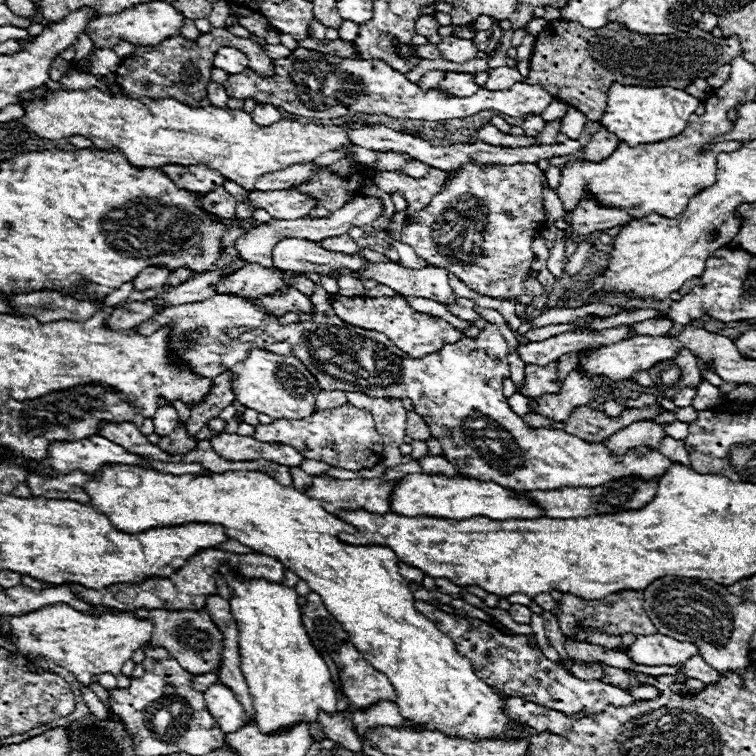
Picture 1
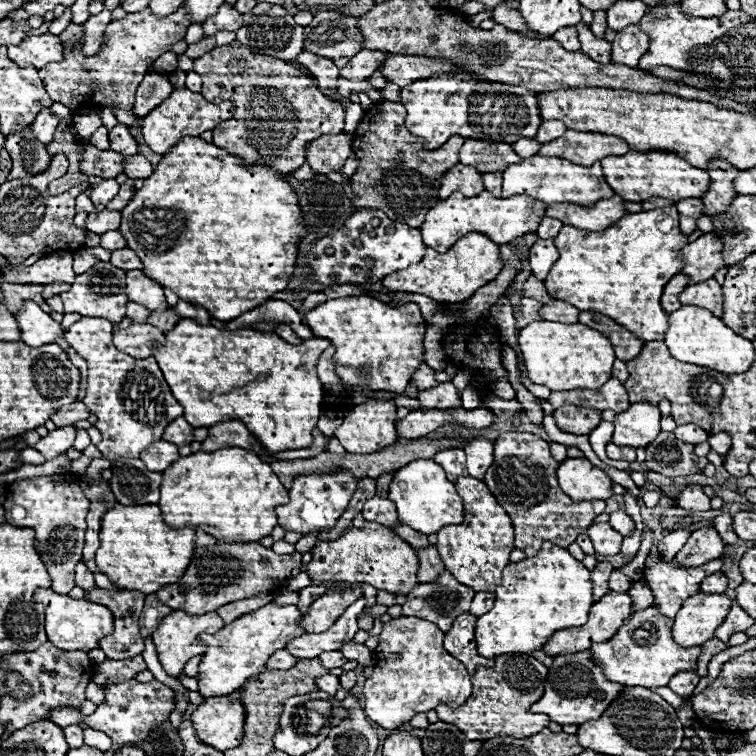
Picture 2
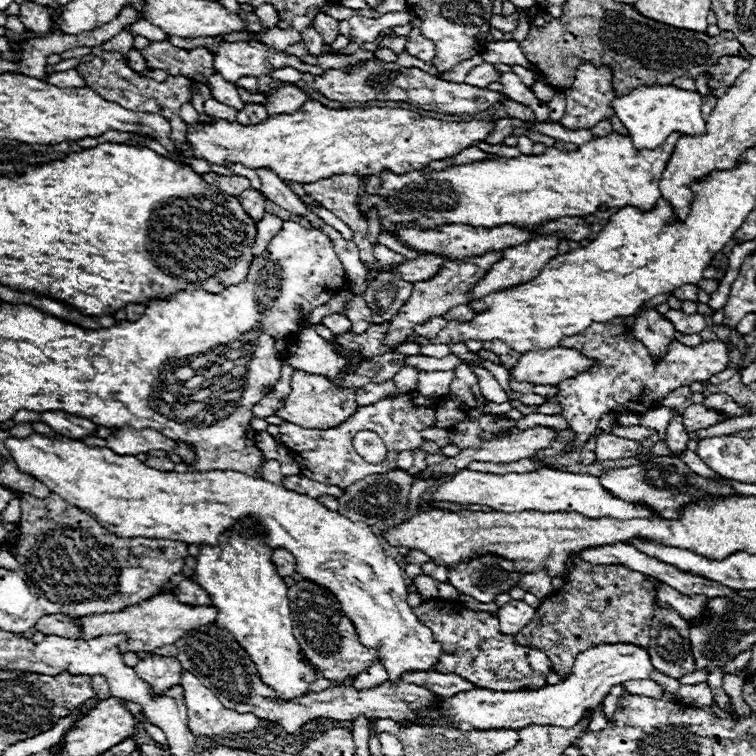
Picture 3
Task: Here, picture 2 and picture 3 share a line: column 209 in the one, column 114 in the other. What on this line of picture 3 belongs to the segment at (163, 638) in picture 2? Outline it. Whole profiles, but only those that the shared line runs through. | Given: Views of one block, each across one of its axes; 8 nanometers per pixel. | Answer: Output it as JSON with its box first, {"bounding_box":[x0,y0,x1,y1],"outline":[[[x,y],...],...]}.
{"bounding_box":[78,594,218,654],"outline":[[[160,594],[160,596],[154,596],[152,600],[124,608],[120,612],[82,616],[78,626],[80,626],[82,638],[96,638],[102,634],[120,634],[120,632],[126,634],[126,640],[122,640],[118,644],[122,654],[124,652],[152,652],[166,644],[174,644],[186,630],[214,622],[216,614],[218,614],[218,610],[214,606],[188,606],[188,604],[178,602],[170,594]]]}

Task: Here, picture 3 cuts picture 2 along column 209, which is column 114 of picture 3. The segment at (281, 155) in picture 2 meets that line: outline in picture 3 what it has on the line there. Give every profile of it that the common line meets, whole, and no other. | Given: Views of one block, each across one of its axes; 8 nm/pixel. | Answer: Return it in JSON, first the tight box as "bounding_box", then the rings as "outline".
{"bounding_box":[76,52,190,144],"outline":[[[102,52],[100,56],[94,56],[90,62],[84,62],[76,66],[78,74],[98,92],[100,96],[106,96],[106,100],[114,100],[122,104],[124,108],[136,110],[136,112],[158,112],[166,120],[170,120],[172,132],[170,138],[176,144],[186,142],[186,122],[180,118],[180,108],[184,102],[190,102],[190,80],[184,76],[168,76],[166,82],[156,82],[152,78],[142,78],[138,72],[134,72],[126,58],[120,52]]]}

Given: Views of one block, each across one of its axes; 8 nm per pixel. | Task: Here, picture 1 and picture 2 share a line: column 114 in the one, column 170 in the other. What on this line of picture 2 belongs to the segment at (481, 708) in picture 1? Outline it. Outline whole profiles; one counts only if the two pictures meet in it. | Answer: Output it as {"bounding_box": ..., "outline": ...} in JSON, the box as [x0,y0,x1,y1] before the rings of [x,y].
{"bounding_box":[158,448,288,542],"outline":[[[222,448],[170,464],[162,472],[158,506],[172,528],[202,528],[220,542],[260,542],[276,526],[274,508],[286,502],[288,490],[266,462],[242,448]]]}

